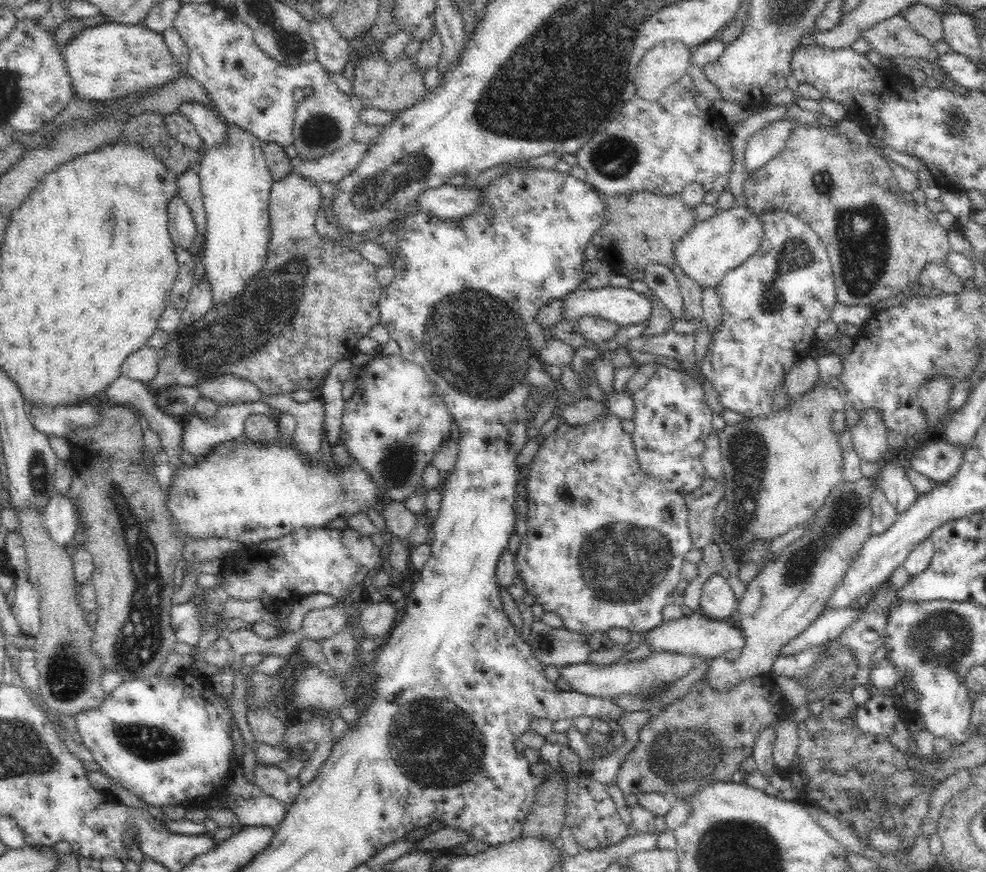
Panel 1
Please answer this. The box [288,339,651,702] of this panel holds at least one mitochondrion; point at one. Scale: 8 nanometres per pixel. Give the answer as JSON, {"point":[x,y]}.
{"point":[397,459]}

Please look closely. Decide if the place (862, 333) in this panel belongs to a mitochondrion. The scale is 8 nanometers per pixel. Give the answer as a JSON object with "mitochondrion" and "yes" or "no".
{"mitochondrion":"no"}

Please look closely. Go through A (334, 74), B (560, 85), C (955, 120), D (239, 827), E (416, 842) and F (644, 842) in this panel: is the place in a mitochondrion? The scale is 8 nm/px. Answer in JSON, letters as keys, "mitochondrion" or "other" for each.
{"A":"other","B":"mitochondrion","C":"mitochondrion","D":"other","E":"other","F":"other"}

